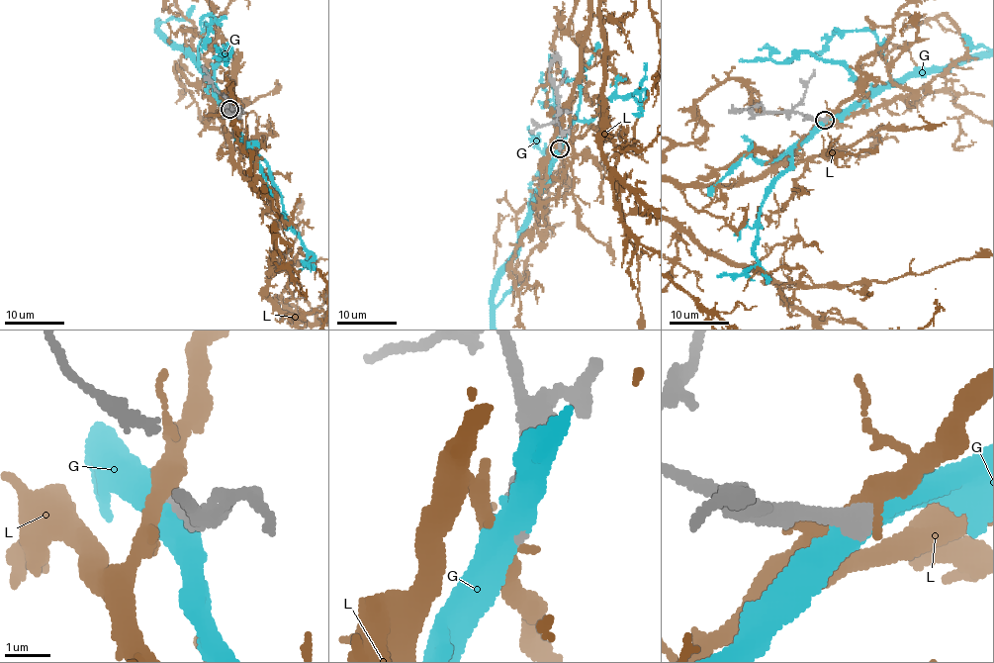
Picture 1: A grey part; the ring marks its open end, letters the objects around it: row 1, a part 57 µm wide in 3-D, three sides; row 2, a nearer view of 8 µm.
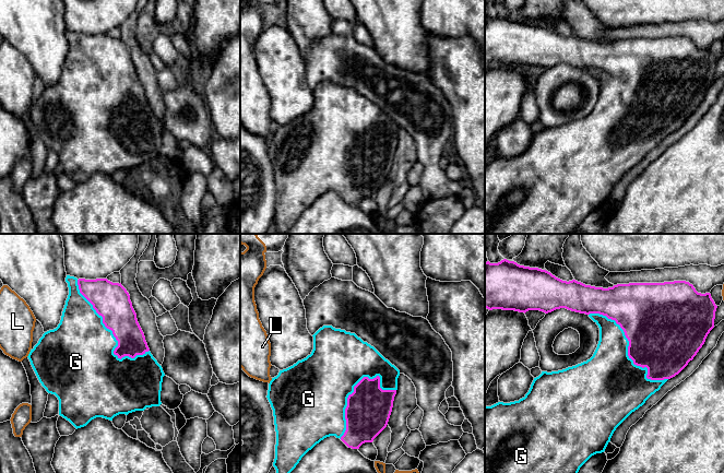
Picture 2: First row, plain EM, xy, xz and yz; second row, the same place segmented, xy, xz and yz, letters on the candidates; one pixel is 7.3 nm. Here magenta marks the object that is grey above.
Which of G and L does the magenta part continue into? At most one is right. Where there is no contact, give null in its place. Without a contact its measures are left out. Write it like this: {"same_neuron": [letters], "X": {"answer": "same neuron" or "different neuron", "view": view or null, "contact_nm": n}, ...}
{"same_neuron": ["G"], "G": {"answer": "same neuron", "view": "yz", "contact_nm": 750}, "L": {"answer": "different neuron", "view": null}}

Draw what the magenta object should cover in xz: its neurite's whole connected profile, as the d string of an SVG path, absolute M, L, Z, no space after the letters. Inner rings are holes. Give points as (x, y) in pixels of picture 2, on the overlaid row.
M323 326L313 335L313 350L306 358L280 370L269 383L268 400L273 410L276 431L276 473L290 473L301 458L327 437L340 438L348 448L359 449L387 427L397 390L400 370L385 359L373 346L355 333Z

